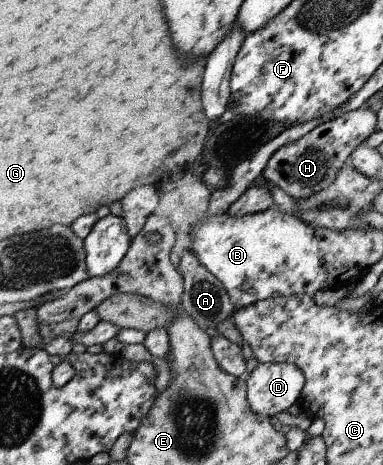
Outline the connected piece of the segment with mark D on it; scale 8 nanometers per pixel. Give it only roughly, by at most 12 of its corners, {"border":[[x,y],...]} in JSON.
{"border":[[259,363],[245,381],[247,406],[270,419],[297,402],[303,373]]}

